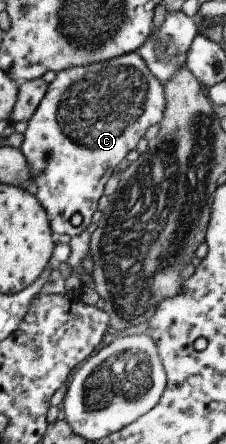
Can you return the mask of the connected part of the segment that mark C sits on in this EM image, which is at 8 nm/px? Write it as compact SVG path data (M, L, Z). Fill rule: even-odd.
M136 51L113 57L106 62L75 66L55 72L54 79L47 84L33 115L26 121L24 140L19 148L34 181L33 194L45 210L50 229L55 234L65 233L73 237L85 230L91 222L97 199L103 195L103 185L111 177L113 168L134 149L150 125L159 123L164 105L162 82L147 69ZM73 213L79 213L82 217L81 223L77 226L69 222Z

